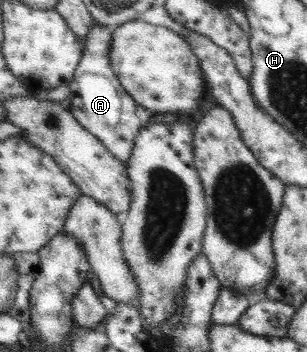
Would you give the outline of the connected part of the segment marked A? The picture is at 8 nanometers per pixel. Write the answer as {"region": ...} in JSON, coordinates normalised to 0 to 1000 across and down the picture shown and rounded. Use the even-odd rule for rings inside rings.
{"region":[[[306,60],[290,97],[280,102],[274,145],[241,205],[241,227],[225,253],[241,264],[221,290],[235,330],[296,381],[313,386],[384,457],[410,466],[423,452],[440,389],[466,355],[459,313],[443,290],[414,267],[375,216],[355,176],[355,139],[365,77]]]}

